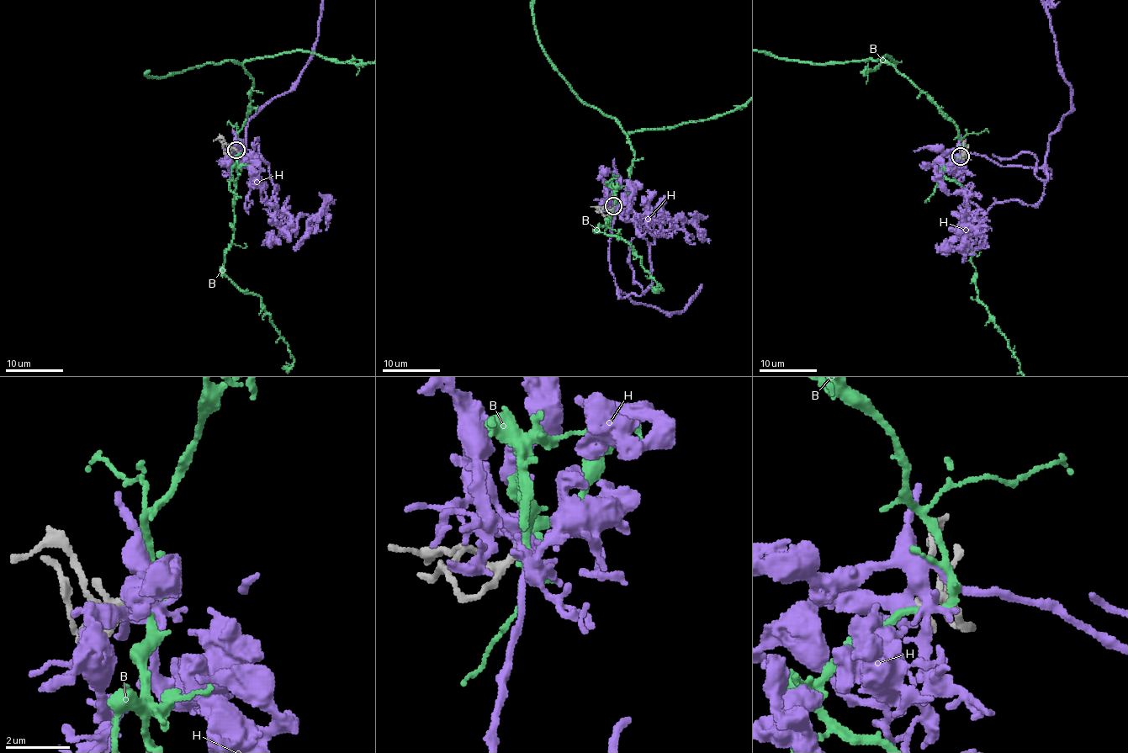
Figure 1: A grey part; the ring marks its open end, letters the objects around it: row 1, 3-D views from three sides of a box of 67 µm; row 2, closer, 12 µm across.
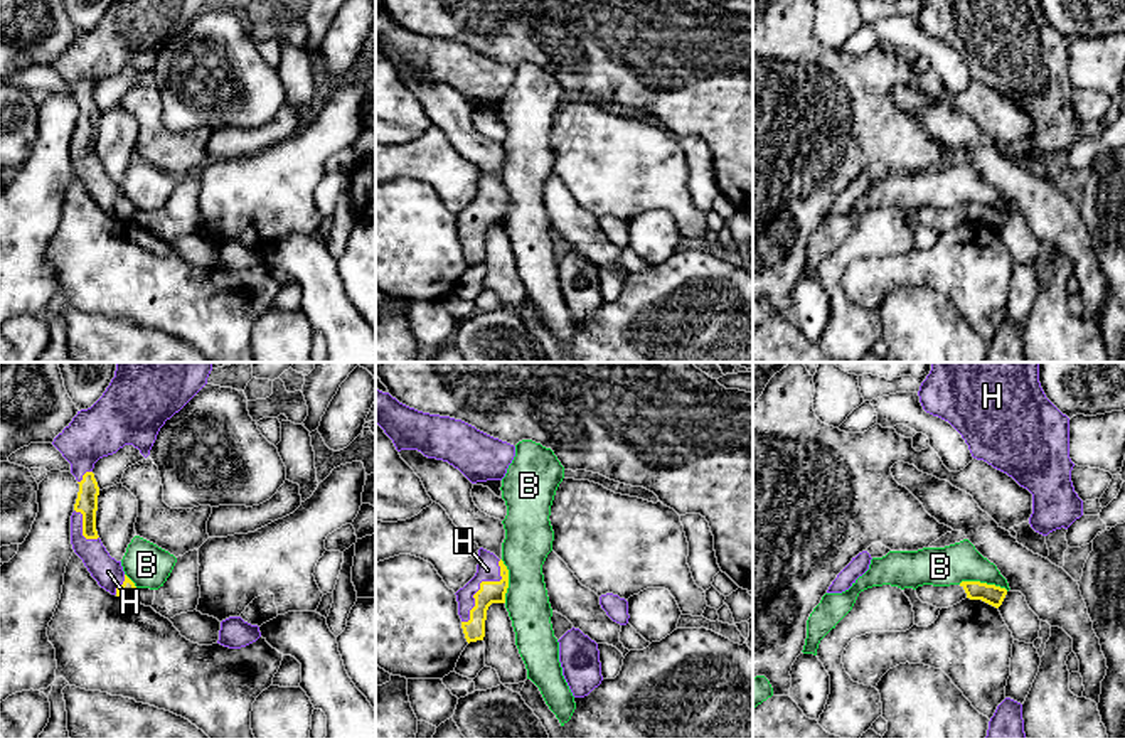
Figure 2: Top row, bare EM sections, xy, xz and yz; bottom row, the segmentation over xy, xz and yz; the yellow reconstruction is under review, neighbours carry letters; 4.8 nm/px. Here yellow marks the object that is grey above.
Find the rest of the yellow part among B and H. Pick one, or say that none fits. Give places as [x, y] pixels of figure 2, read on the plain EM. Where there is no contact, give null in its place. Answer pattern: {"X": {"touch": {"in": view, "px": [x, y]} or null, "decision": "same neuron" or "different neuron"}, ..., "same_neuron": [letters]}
{"B": {"touch": {"in": "yz", "px": [984, 206]}, "decision": "different neuron"}, "H": {"touch": {"in": "xz", "px": [480, 208]}, "decision": "same neuron"}, "same_neuron": ["H"]}

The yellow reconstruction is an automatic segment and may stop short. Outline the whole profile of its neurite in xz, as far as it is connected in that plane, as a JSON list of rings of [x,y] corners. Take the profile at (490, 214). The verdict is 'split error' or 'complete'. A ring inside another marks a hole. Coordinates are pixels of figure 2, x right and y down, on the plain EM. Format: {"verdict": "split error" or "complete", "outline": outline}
{"verdict": "split error", "outline": [[[480,170],[475,199],[463,211],[460,211],[455,216],[456,224],[458,224],[458,238],[461,241],[461,251],[463,251],[463,256],[465,256],[465,261],[468,266],[477,265],[477,263],[483,263],[487,233],[492,226],[505,226],[507,211],[509,211],[507,189],[493,175]]]}

